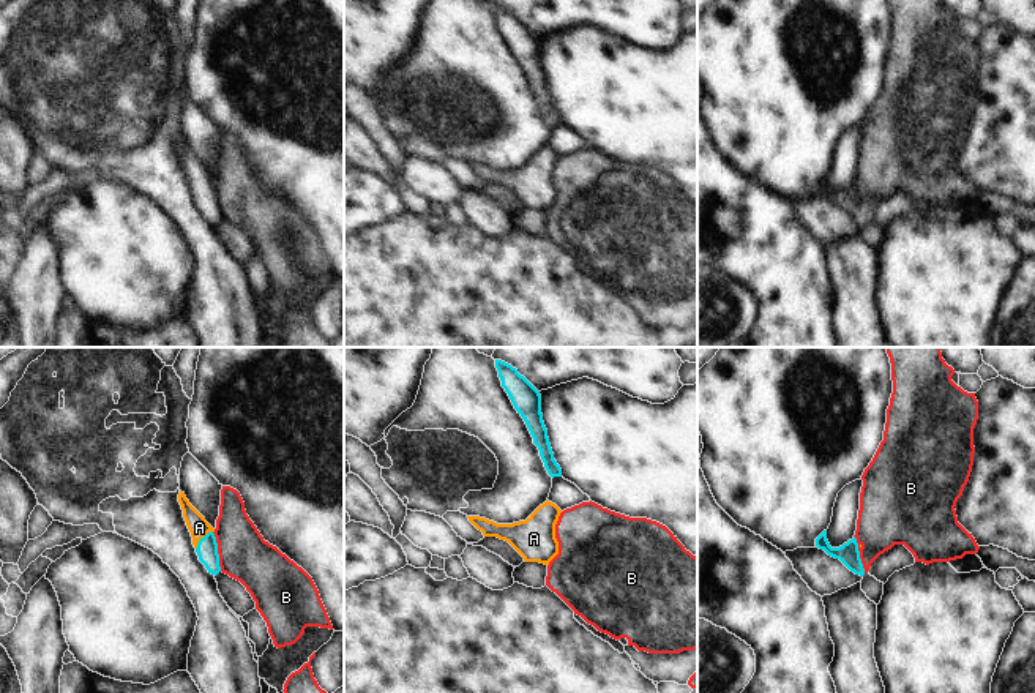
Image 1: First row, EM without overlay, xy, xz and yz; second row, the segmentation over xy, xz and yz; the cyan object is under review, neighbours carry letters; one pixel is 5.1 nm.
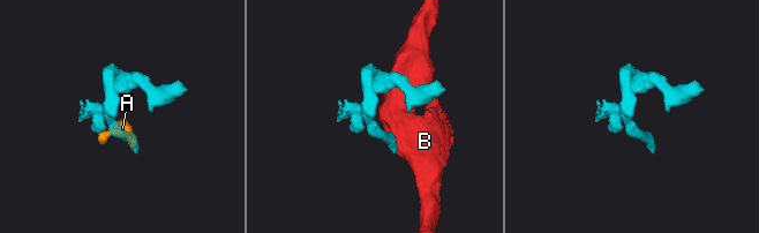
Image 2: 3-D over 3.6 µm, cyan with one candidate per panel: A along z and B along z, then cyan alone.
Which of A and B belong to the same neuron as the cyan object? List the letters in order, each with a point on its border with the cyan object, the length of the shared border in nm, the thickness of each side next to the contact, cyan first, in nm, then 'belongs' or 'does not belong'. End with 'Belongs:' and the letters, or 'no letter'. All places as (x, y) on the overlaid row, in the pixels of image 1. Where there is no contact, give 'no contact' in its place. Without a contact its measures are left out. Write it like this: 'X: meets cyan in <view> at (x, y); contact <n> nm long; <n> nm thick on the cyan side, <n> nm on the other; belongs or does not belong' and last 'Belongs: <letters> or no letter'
A: meets cyan in xy at (201, 539); contact 130 nm long; 110 nm thick on the cyan side, 100 nm on the other; belongs
B: meets cyan in xy at (216, 551); contact 200 nm long; 110 nm thick on the cyan side, 260 nm on the other; does not belong
Belongs: A

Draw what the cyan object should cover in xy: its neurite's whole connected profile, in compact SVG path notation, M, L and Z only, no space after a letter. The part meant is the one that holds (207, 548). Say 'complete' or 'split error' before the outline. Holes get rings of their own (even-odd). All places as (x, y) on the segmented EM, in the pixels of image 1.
split error; M180 491L178 502L183 510L183 518L192 537L192 545L199 556L199 560L205 565L208 573L218 575L221 571L219 567L219 554L218 543L215 537L215 529L205 521L205 518L189 504L185 493Z

